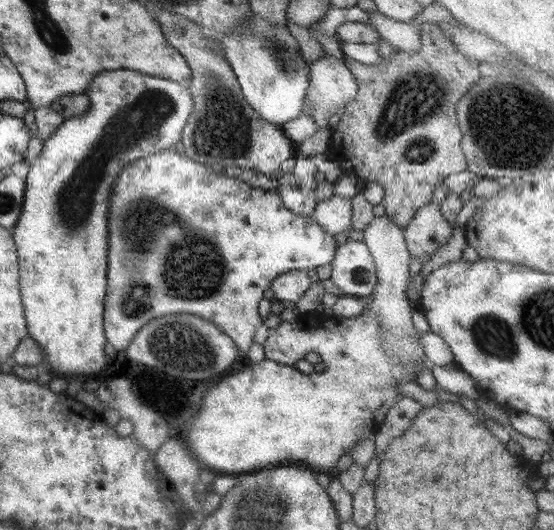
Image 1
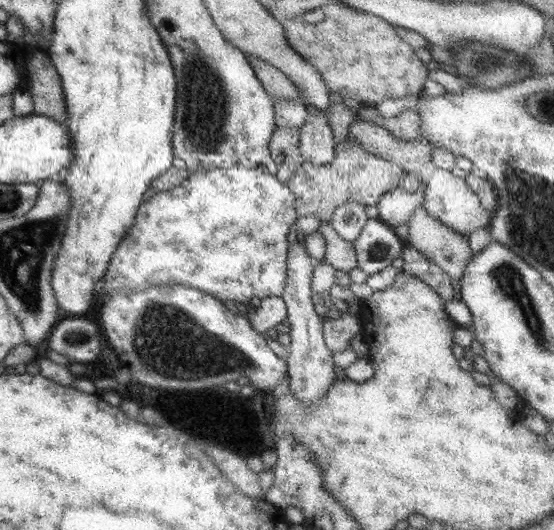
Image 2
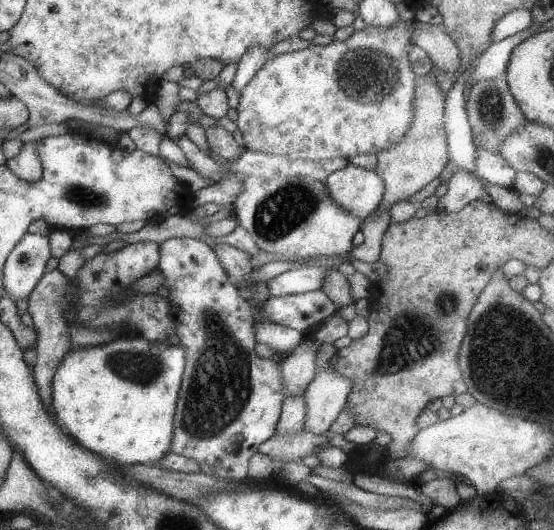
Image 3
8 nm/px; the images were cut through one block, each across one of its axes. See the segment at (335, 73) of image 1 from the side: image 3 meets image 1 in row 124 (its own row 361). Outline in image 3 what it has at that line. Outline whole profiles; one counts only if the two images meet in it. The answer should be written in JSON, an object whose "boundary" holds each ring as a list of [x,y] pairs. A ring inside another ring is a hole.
{"boundary":[[[328,343],[319,345],[318,347],[317,371],[312,382],[310,382],[304,392],[307,411],[303,430],[312,432],[312,434],[323,435],[344,410],[353,384],[348,377],[338,374],[330,363],[328,363],[337,354],[336,347]]]}

